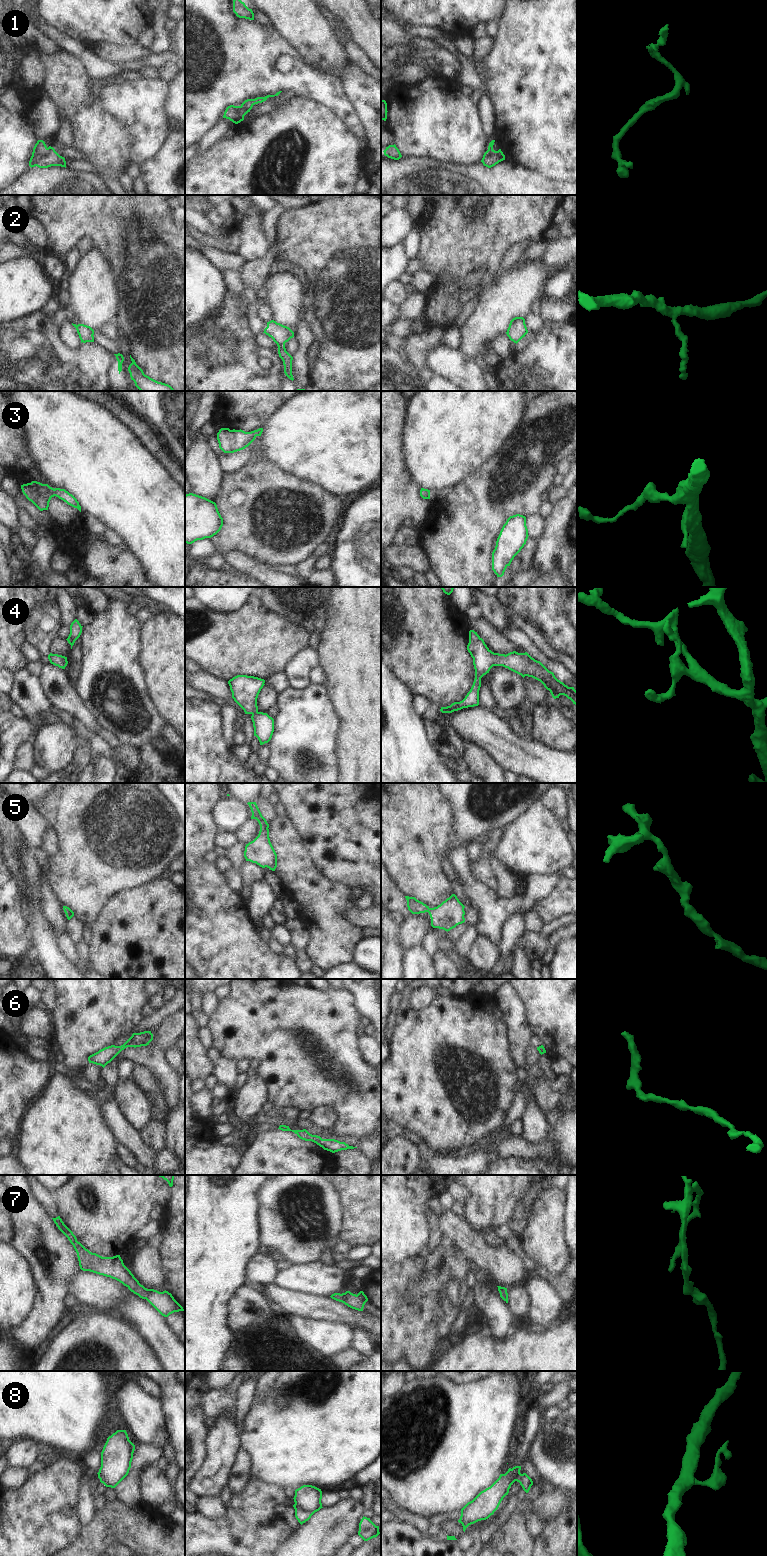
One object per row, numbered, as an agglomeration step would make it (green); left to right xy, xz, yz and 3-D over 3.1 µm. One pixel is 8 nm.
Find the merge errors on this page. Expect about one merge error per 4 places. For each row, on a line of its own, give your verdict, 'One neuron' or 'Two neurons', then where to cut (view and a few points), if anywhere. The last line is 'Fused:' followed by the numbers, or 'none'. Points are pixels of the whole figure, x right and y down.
1: One neuron. No split
2: One neuron. No split
3: One neuron. No split
4: One neuron. No split
5: One neuron. No split
6: One neuron. No split
7: One neuron. No split
8: Two neurons. Split along xz (295, 1503), (313, 1513)
Fused: 8

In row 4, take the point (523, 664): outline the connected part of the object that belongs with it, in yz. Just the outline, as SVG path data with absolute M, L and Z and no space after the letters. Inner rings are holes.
M474 630L469 631L467 650L473 658L475 669L473 685L462 701L454 702L447 707L441 707L440 711L442 713L452 713L463 708L478 706L481 678L489 673L493 666L503 666L521 675L523 678L525 676L532 677L540 681L550 691L554 699L564 695L573 704L577 705L577 691L574 687L568 687L558 680L553 672L549 671L540 661L532 658L527 652L518 653L513 651L506 655L494 653Z

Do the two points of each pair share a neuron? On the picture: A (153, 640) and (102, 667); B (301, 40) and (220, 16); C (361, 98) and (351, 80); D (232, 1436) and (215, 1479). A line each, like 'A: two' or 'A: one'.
A: two
B: two
C: one
D: one

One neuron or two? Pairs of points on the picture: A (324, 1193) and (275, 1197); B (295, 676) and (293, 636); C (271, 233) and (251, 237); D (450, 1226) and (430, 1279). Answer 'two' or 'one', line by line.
A: one
B: two
C: two
D: two

